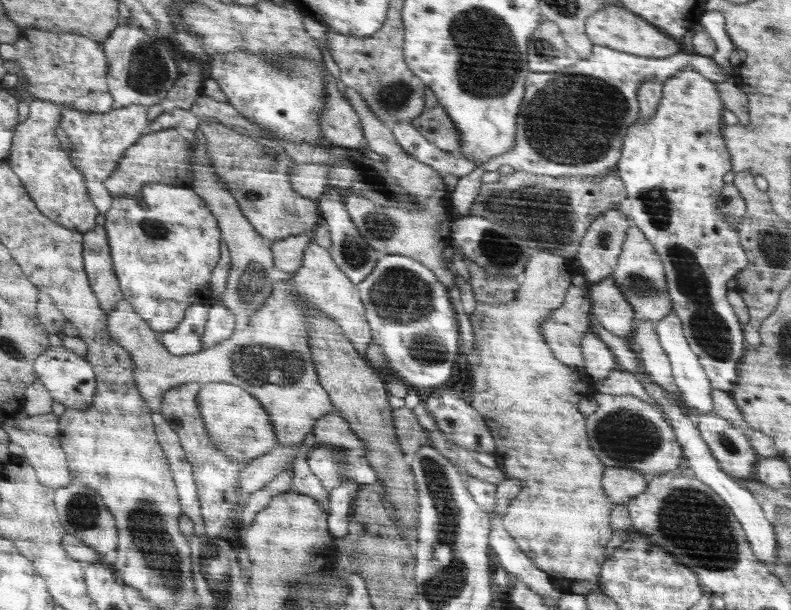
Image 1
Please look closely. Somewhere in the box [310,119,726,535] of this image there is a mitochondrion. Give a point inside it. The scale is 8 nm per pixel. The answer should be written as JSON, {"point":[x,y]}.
{"point":[401,295]}

